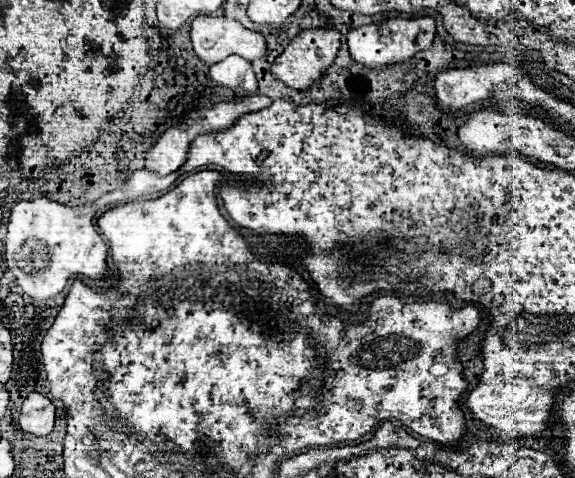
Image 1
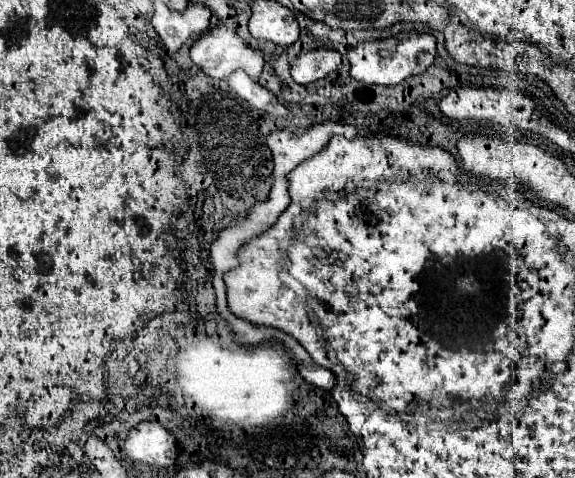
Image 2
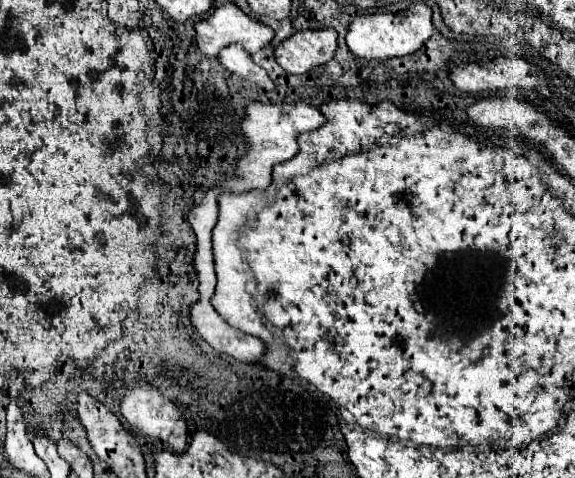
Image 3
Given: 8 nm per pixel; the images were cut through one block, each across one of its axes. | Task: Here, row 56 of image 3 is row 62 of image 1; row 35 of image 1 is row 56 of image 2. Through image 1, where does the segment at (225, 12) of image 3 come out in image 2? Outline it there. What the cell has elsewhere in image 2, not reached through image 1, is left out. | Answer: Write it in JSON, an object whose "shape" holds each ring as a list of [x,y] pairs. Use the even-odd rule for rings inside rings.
{"shape":[[[218,24],[190,48],[190,58],[214,80],[226,80],[234,70],[244,70],[258,80],[264,68],[260,52],[248,48],[230,28]]]}

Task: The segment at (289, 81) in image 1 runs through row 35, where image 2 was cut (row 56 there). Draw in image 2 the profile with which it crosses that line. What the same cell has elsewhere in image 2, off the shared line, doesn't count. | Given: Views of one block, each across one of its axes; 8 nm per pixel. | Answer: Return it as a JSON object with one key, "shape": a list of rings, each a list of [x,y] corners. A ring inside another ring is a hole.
{"shape":[[[312,50],[304,52],[290,62],[290,74],[298,84],[312,84],[326,78],[340,66],[340,54],[334,50]]]}

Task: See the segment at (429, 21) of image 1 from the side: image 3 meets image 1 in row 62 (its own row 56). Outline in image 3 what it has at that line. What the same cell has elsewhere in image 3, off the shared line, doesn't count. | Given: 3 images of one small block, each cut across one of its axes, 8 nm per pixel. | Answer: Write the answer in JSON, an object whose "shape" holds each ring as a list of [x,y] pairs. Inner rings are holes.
{"shape":[[[416,2],[398,14],[362,14],[362,16],[356,16],[348,26],[346,44],[352,50],[352,54],[356,54],[360,58],[386,60],[386,58],[412,54],[432,34],[434,34],[432,10],[424,2]],[[400,14],[408,14],[408,16],[400,16]]]}

